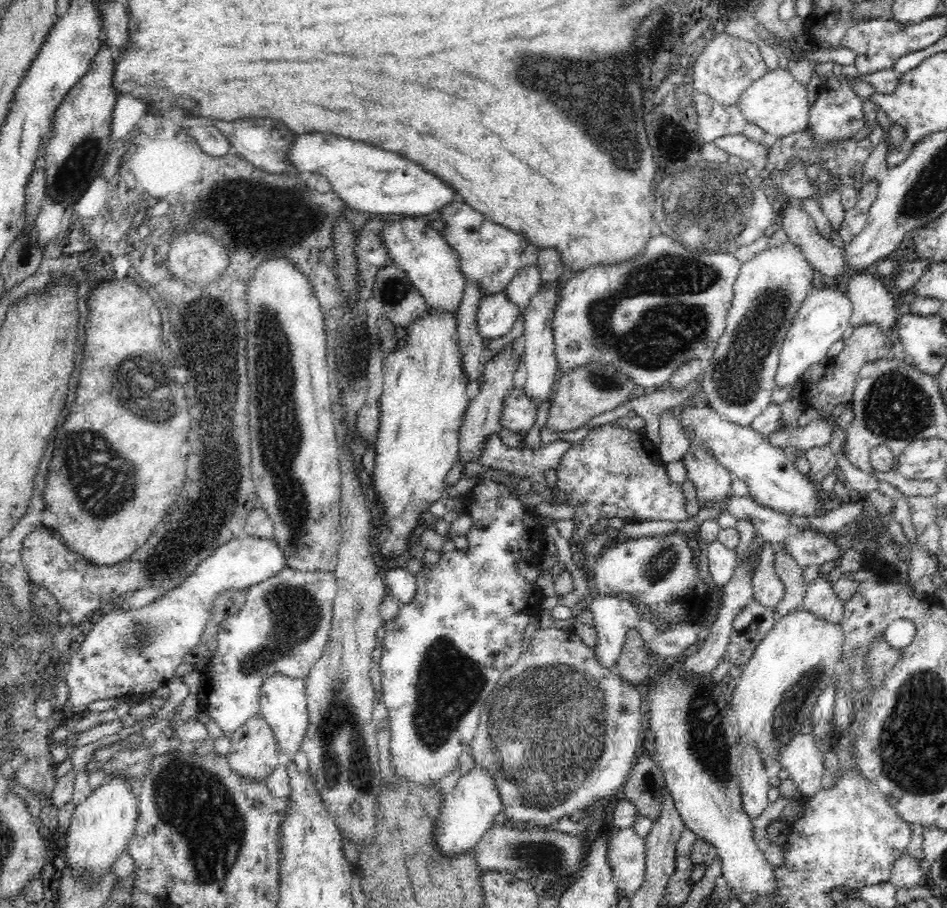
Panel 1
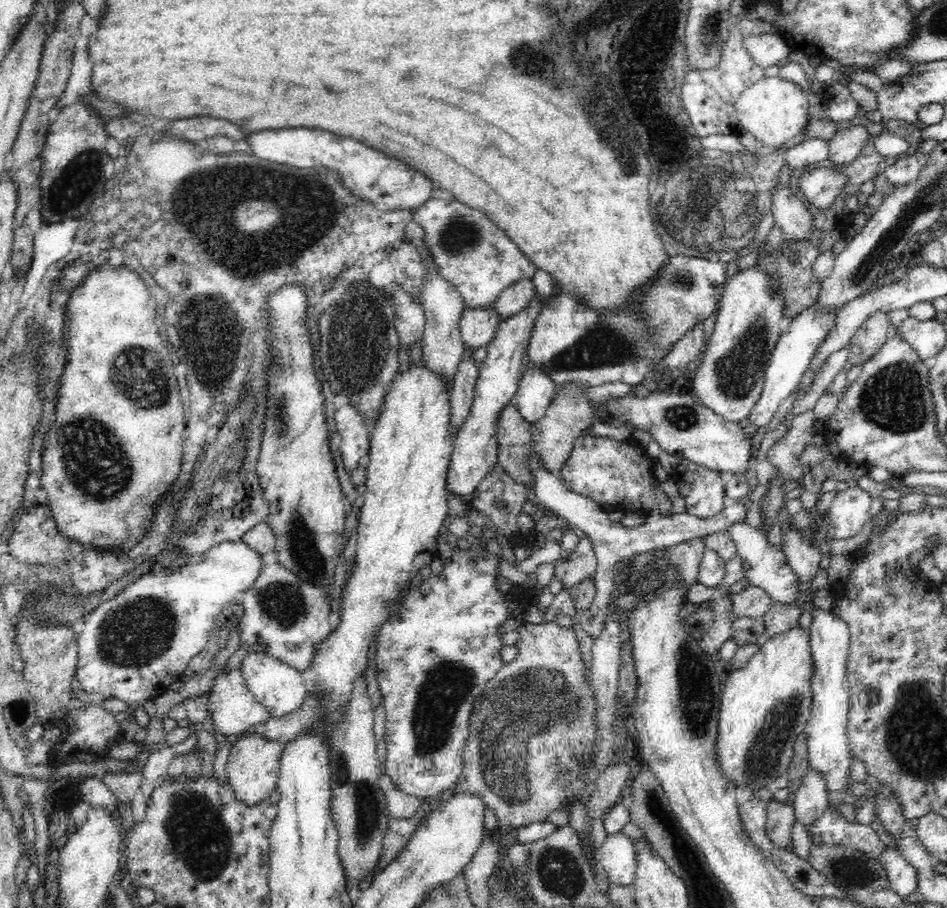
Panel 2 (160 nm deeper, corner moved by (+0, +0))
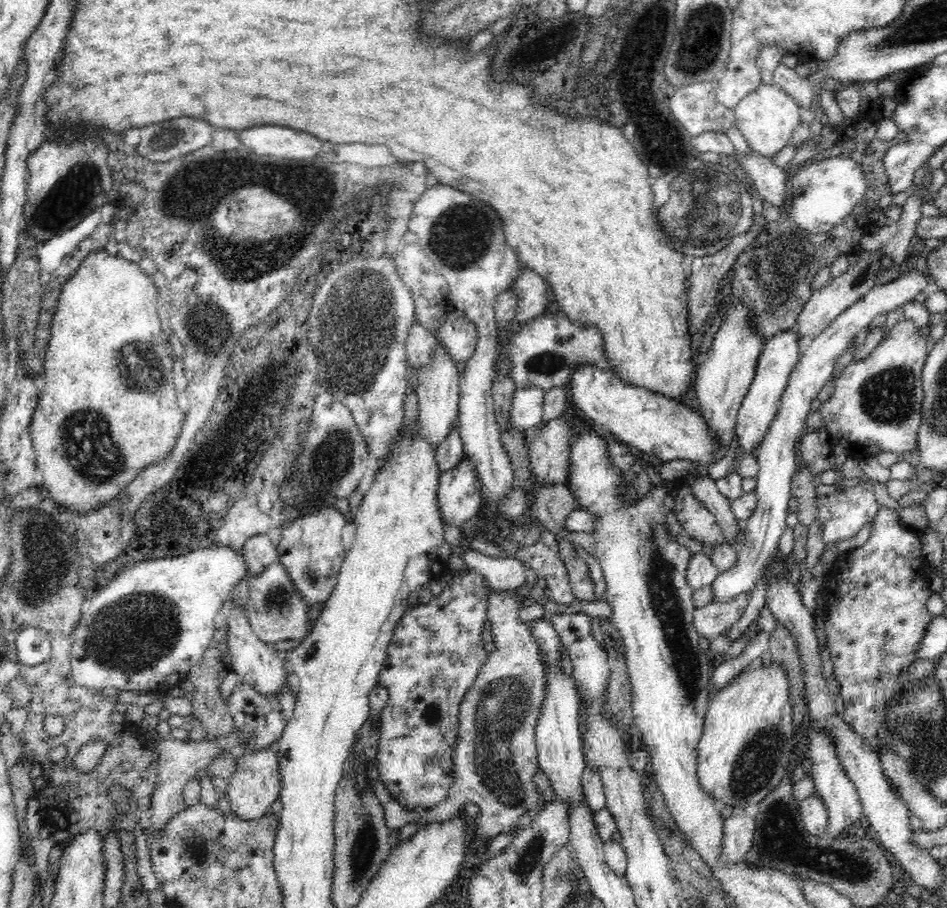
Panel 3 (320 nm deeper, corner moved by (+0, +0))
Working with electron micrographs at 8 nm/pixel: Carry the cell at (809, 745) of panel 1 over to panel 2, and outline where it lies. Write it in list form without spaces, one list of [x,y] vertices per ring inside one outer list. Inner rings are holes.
[[[808,766],[807,774],[802,777],[801,785],[793,794],[796,819],[806,828],[810,828],[829,806],[826,785],[825,777]]]

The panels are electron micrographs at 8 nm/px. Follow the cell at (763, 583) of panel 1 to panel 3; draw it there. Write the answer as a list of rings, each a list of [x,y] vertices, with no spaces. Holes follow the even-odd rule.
[[[743,592],[734,600],[724,603],[709,603],[694,610],[694,626],[700,637],[709,640],[717,638],[722,632],[736,624],[748,608],[750,593]]]

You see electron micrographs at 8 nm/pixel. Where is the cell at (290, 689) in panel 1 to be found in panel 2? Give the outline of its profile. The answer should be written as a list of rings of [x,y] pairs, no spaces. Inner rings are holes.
[[[264,651],[248,652],[242,658],[240,669],[248,690],[260,704],[264,705],[264,708],[270,713],[270,717],[280,718],[294,712],[294,710],[300,708],[304,699],[310,695],[306,690],[304,680],[302,680],[301,674],[303,672],[282,663],[281,660],[264,653]]]

